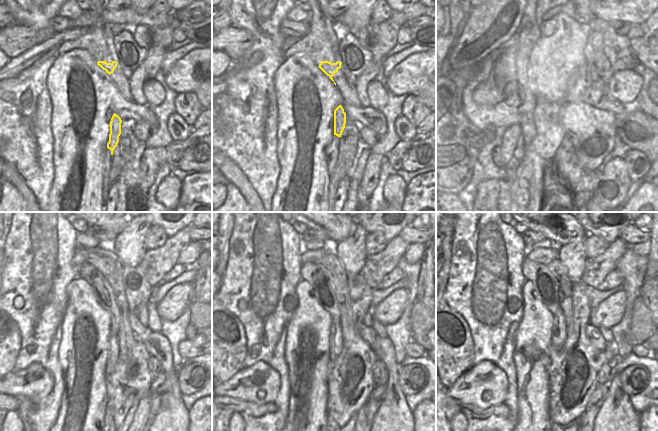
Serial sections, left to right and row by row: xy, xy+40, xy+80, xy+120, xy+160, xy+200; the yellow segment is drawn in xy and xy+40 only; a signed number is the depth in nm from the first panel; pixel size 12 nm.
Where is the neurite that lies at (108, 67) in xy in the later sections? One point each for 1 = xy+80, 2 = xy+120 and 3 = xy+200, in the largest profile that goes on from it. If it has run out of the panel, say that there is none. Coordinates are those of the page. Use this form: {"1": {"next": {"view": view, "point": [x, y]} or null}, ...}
{"1": {"next": {"view": "xy+80", "point": [544, 61]}}, "2": {"next": {"view": "xy+120", "point": [103, 293]}}, "3": {"next": {"view": "xy+200", "point": [547, 292]}}}

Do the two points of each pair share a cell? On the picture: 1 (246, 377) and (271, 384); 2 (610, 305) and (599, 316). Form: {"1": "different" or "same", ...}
{"1": "same", "2": "same"}

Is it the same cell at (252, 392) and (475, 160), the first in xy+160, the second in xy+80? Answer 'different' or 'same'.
same

